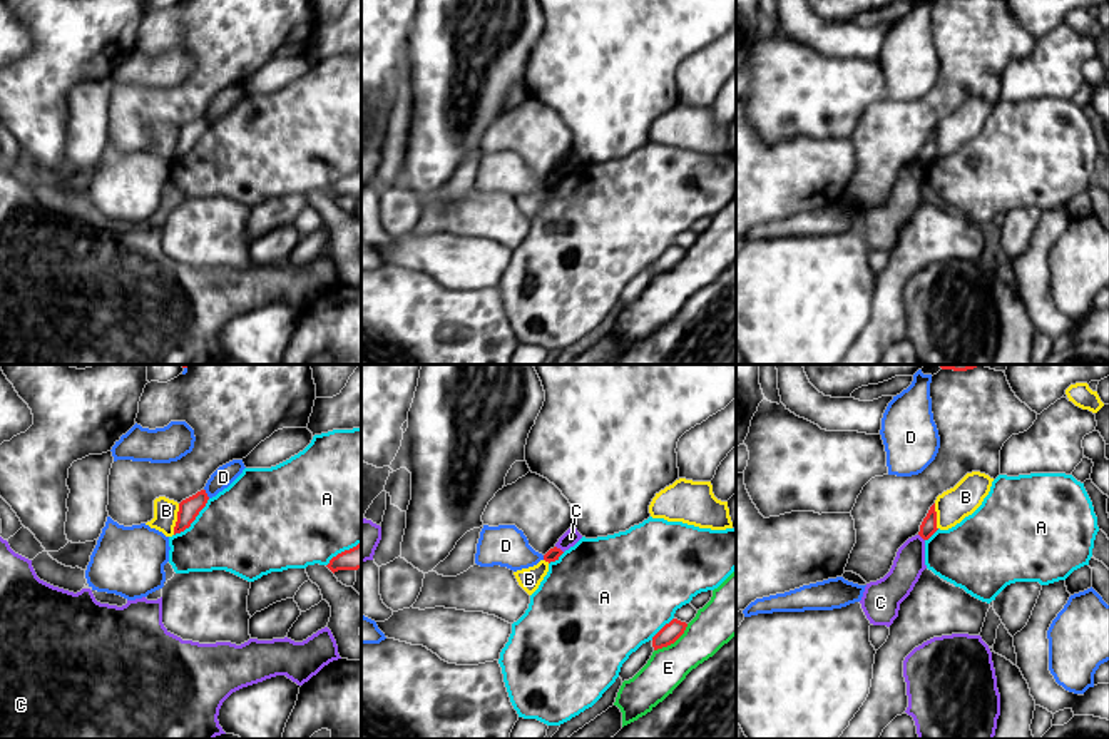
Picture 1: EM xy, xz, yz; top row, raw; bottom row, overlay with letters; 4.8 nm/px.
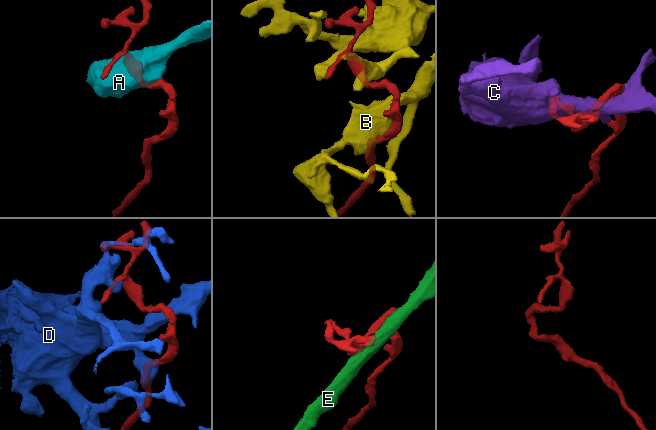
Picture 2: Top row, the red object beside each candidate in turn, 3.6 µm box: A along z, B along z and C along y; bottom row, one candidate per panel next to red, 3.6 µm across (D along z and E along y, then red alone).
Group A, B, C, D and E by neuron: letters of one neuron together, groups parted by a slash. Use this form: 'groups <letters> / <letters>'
groups A / B / C / D / E

